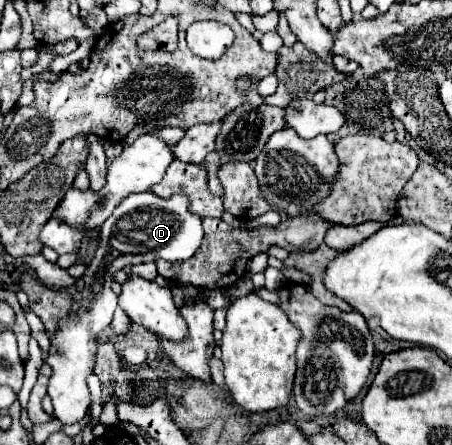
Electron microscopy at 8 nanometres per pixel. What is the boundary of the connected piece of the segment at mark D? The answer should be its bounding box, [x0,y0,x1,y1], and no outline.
[45,192,203,424]

